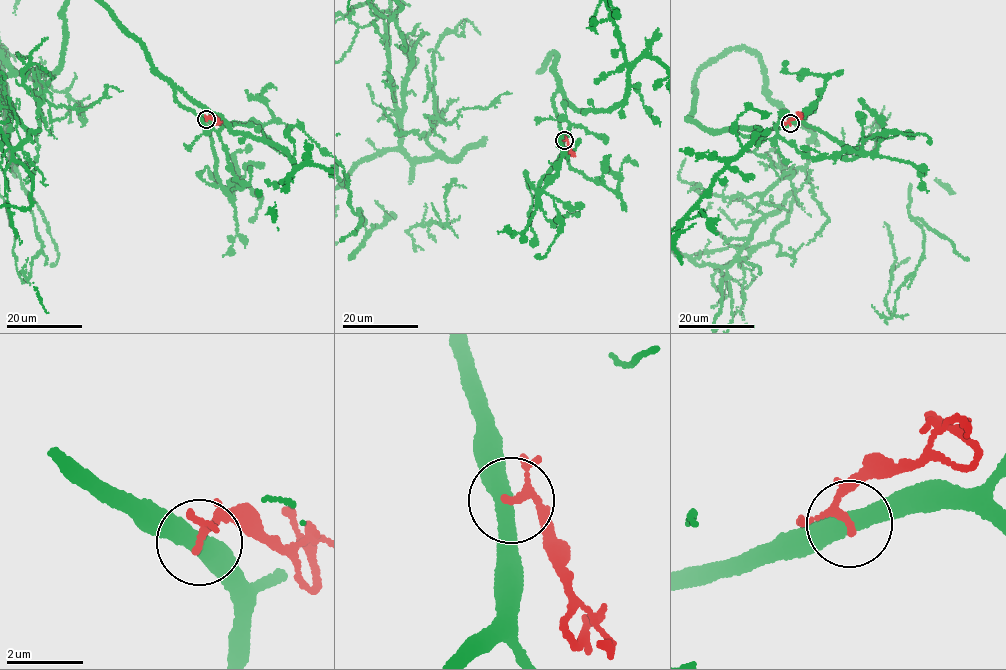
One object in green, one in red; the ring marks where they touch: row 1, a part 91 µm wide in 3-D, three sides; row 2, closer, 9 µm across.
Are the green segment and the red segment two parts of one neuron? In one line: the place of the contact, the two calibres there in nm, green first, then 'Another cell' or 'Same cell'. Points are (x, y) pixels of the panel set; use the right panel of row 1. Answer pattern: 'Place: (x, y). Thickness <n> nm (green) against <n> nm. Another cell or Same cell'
Place: (790, 123). Thickness 440 nm (green) against 160 nm. Another cell

